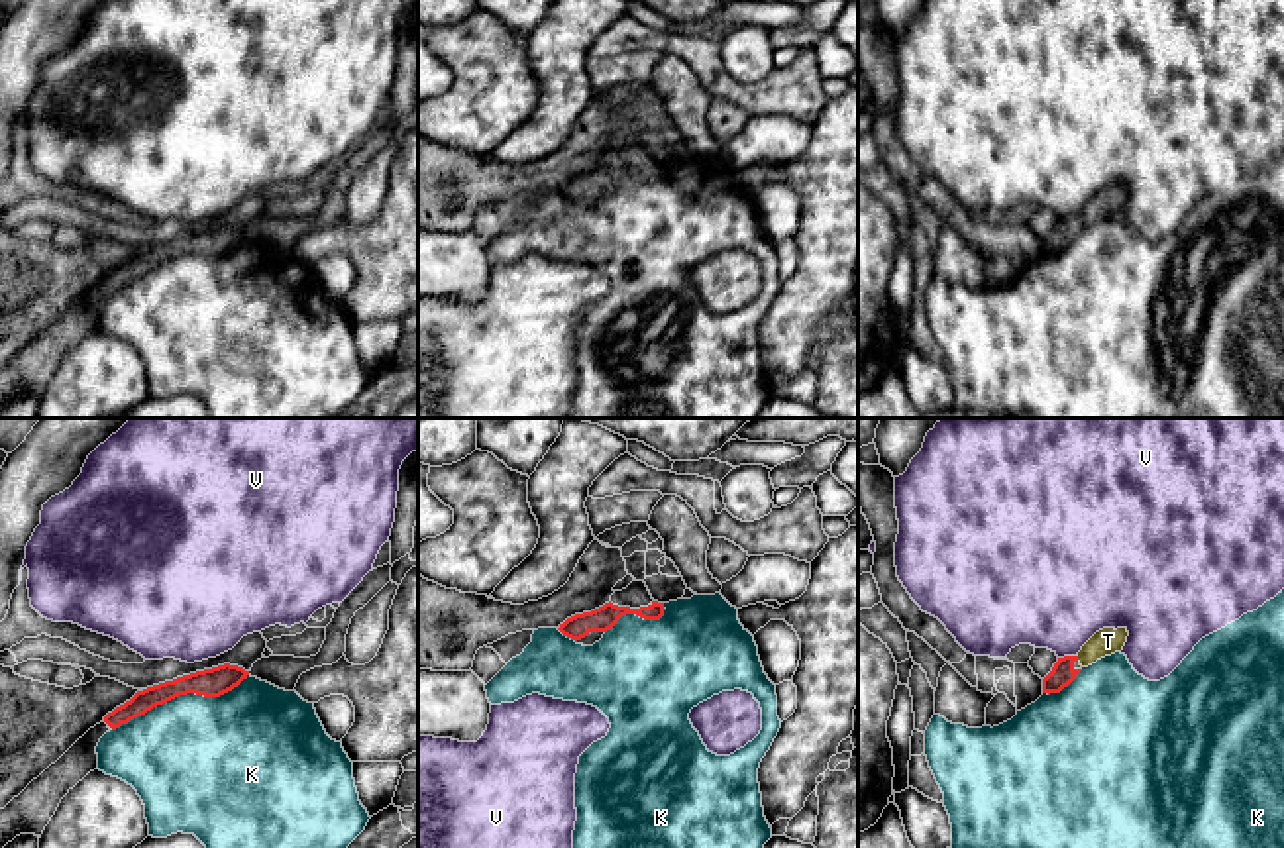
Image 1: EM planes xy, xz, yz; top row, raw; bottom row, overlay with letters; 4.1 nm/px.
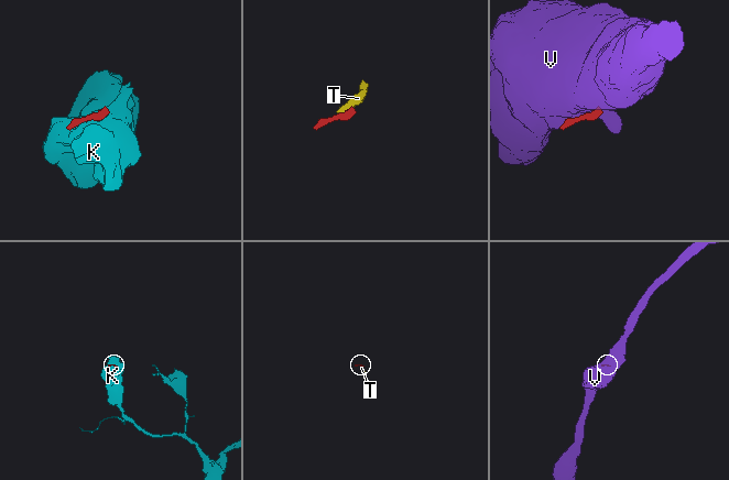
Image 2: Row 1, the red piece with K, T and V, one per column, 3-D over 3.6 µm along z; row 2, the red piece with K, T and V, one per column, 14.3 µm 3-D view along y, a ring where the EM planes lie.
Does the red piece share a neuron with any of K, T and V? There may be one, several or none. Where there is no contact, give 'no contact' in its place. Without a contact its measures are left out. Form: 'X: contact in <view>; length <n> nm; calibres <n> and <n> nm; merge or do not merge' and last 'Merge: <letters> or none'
K: contact in xy; length 600 nm; calibres 120 and 480 nm; do not merge
T: contact in yz; length 30 nm; calibres 100 and 110 nm; merge
V: contact in yz; length 70 nm; calibres 100 and 420 nm; do not merge
Merge: T

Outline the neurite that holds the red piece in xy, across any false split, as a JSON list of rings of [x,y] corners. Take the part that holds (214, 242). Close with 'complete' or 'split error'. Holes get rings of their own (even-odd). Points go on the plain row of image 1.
[[[224,224],[137,251],[0,369],[0,410],[20,395],[35,395],[41,398],[61,359],[98,328],[96,306],[106,292],[128,285],[179,255],[196,253],[220,257],[238,247],[247,236],[249,232],[243,228]]]; split error

